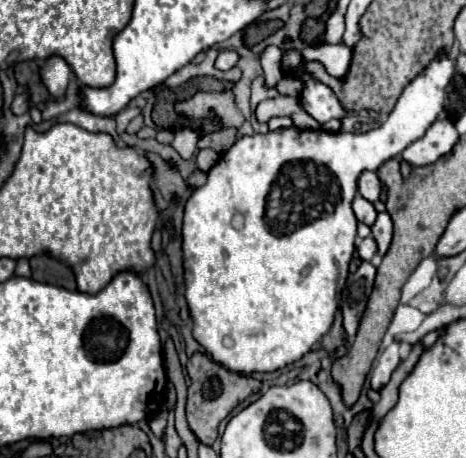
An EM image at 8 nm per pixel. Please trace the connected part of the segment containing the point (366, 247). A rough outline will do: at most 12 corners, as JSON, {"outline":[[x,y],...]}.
{"outline":[[371,236],[357,242],[361,260],[377,254],[377,244]]}

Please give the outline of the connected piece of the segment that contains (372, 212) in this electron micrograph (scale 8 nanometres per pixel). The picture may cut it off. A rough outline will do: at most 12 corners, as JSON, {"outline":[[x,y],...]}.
{"outline":[[361,194],[353,200],[359,222],[373,226],[377,210]]}

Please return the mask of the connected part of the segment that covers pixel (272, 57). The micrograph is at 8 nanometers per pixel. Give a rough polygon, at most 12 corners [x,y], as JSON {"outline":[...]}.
{"outline":[[269,46],[261,56],[267,88],[283,78],[283,52]]}

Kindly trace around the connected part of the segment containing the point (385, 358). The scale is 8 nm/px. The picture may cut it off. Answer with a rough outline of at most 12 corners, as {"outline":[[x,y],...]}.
{"outline":[[399,342],[381,352],[371,388],[381,390],[399,366]]}

